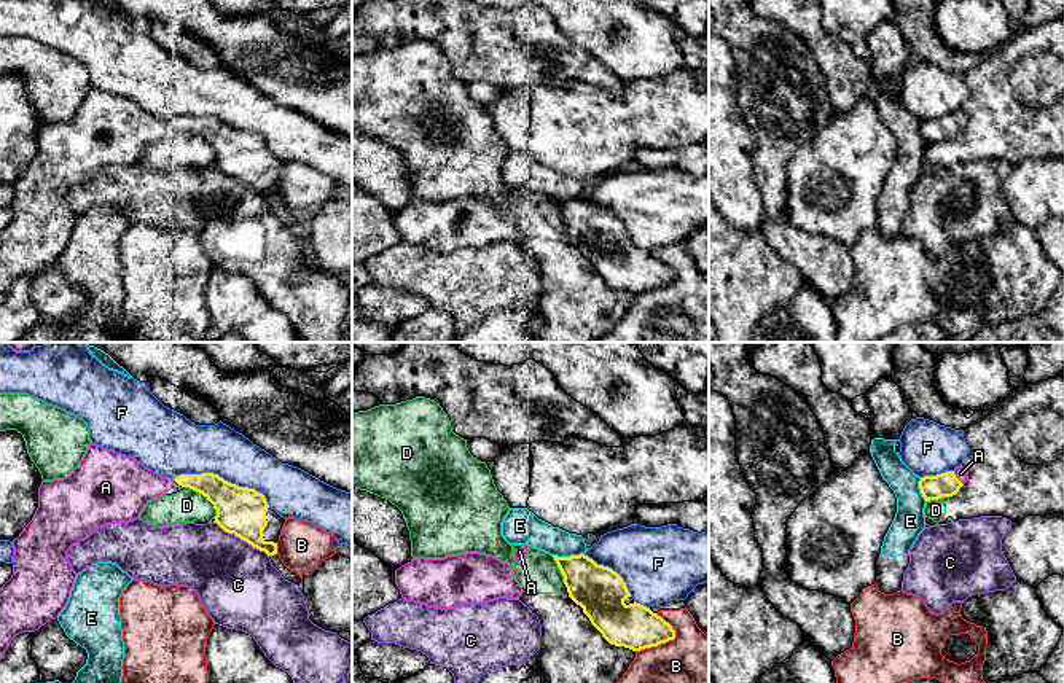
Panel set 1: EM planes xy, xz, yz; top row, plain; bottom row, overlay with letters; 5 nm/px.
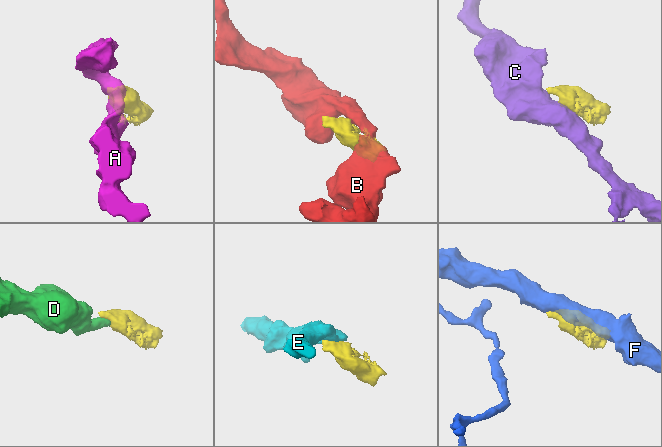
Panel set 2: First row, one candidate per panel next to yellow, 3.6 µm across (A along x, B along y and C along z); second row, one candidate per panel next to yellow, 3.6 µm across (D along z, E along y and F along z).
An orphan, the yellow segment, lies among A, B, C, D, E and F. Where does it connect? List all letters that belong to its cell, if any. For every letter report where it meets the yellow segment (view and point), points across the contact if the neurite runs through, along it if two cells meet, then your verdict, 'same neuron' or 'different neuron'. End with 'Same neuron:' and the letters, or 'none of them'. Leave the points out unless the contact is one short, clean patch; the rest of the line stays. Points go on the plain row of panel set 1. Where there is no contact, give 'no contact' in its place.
A: yz (956, 121) | across yz (932, 131), (948, 128), (956, 121), (961, 117) | same neuron
B: xz (658, 287) | different neuron
C: xy (241, 182) | different neuron
D: xz (559, 212) | along xz (551, 199), (564, 225) | different neuron
E: xz (567, 201) | along xz (583, 196), (553, 199) | different neuron
F: xy (223, 123) | different neuron
Same neuron: A

